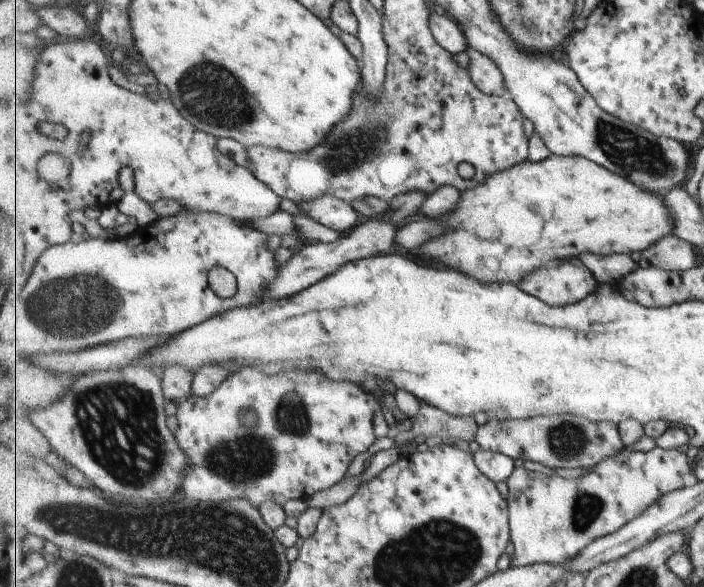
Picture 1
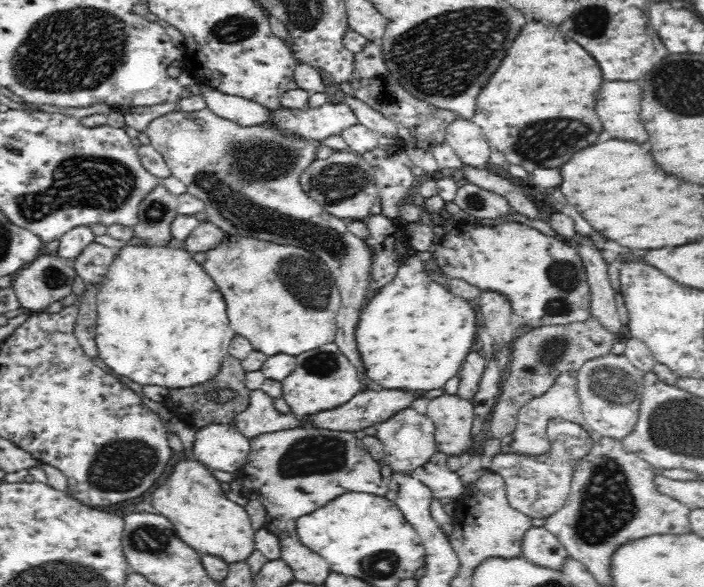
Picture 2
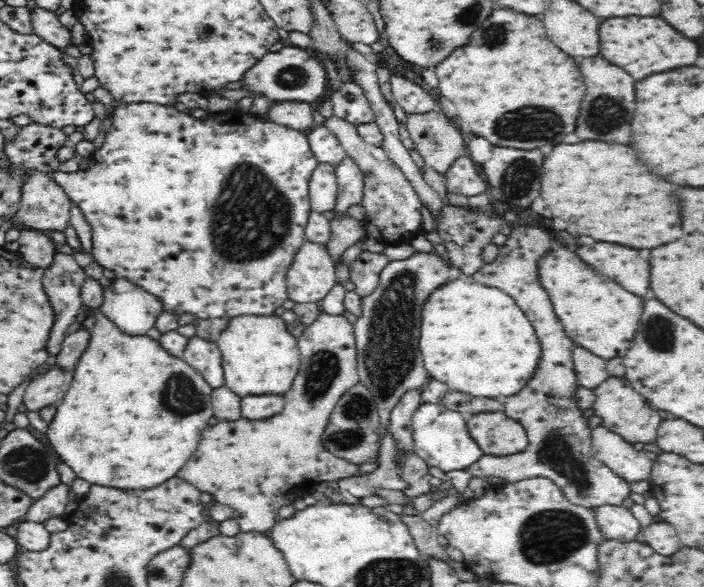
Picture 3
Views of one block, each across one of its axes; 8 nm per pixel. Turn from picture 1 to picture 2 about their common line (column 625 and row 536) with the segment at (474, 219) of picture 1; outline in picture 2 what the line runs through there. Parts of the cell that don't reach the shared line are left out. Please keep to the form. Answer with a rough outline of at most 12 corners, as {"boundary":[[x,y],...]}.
{"boundary":[[180,461],[150,502],[182,543],[232,564],[255,548],[246,509]]}

